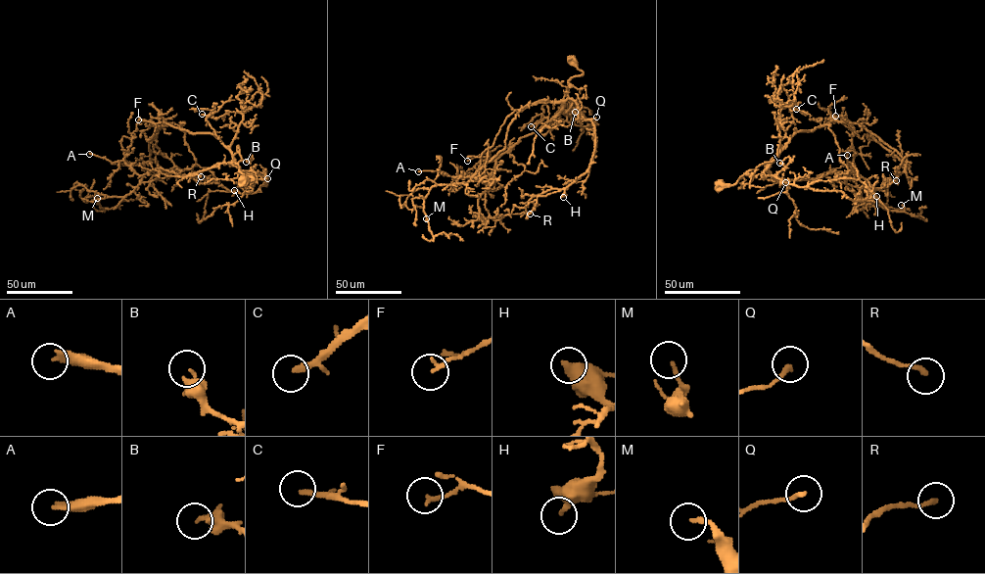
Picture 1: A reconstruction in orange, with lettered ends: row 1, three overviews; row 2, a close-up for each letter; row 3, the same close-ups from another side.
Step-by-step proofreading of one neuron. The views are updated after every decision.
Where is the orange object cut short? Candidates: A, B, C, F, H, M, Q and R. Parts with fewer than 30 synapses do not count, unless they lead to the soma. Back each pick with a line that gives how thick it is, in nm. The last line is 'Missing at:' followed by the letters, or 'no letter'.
A: calibre 280 nm
C: calibre 200 nm
Missing at: A, C

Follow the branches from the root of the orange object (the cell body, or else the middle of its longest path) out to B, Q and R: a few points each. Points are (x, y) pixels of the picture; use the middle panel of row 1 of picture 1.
B: (571, 60), (583, 73), (568, 82), (570, 109), (566, 112), (562, 105), (571, 99), (583, 115), (575, 112)
Q: (571, 60), (583, 73), (568, 82), (572, 106), (566, 112), (562, 107), (571, 99), (584, 119), (596, 117)
R: (571, 60), (583, 73), (562, 107), (571, 99), (591, 121), (594, 153), (567, 186), (534, 195), (530, 214)

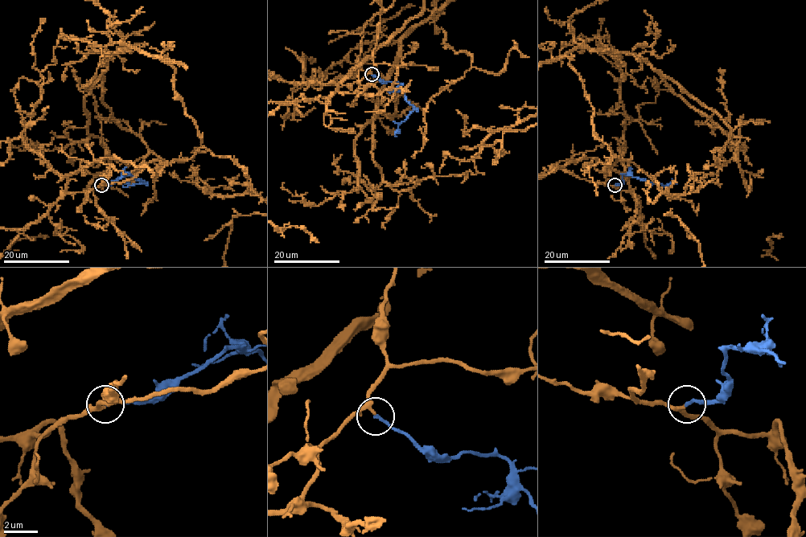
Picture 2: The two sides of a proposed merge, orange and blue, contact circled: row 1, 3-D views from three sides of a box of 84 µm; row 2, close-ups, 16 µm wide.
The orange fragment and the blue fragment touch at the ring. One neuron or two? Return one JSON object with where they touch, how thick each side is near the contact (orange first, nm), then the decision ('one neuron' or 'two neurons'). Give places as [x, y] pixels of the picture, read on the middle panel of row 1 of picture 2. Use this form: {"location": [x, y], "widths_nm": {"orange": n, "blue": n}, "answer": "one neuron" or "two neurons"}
{"location": [372, 74], "widths_nm": {"orange": 190, "blue": 190}, "answer": "one neuron"}

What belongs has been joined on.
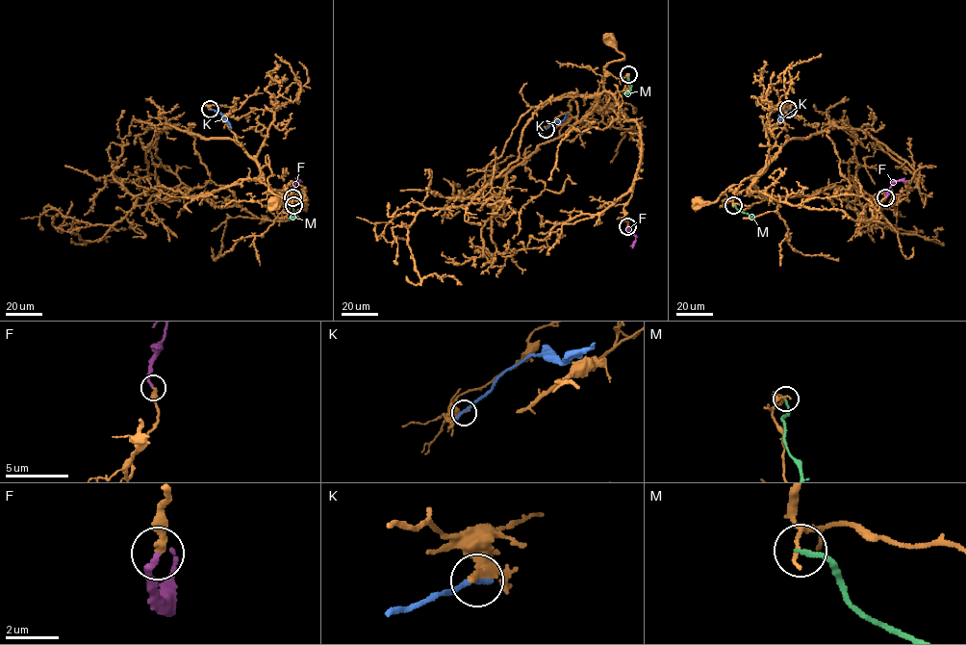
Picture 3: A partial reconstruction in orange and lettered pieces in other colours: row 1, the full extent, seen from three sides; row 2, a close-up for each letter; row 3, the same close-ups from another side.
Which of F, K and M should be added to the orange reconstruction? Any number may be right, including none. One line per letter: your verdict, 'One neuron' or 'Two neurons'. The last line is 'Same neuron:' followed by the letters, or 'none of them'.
F: One neuron
K: Two neurons
M: Two neurons
Same neuron: F

